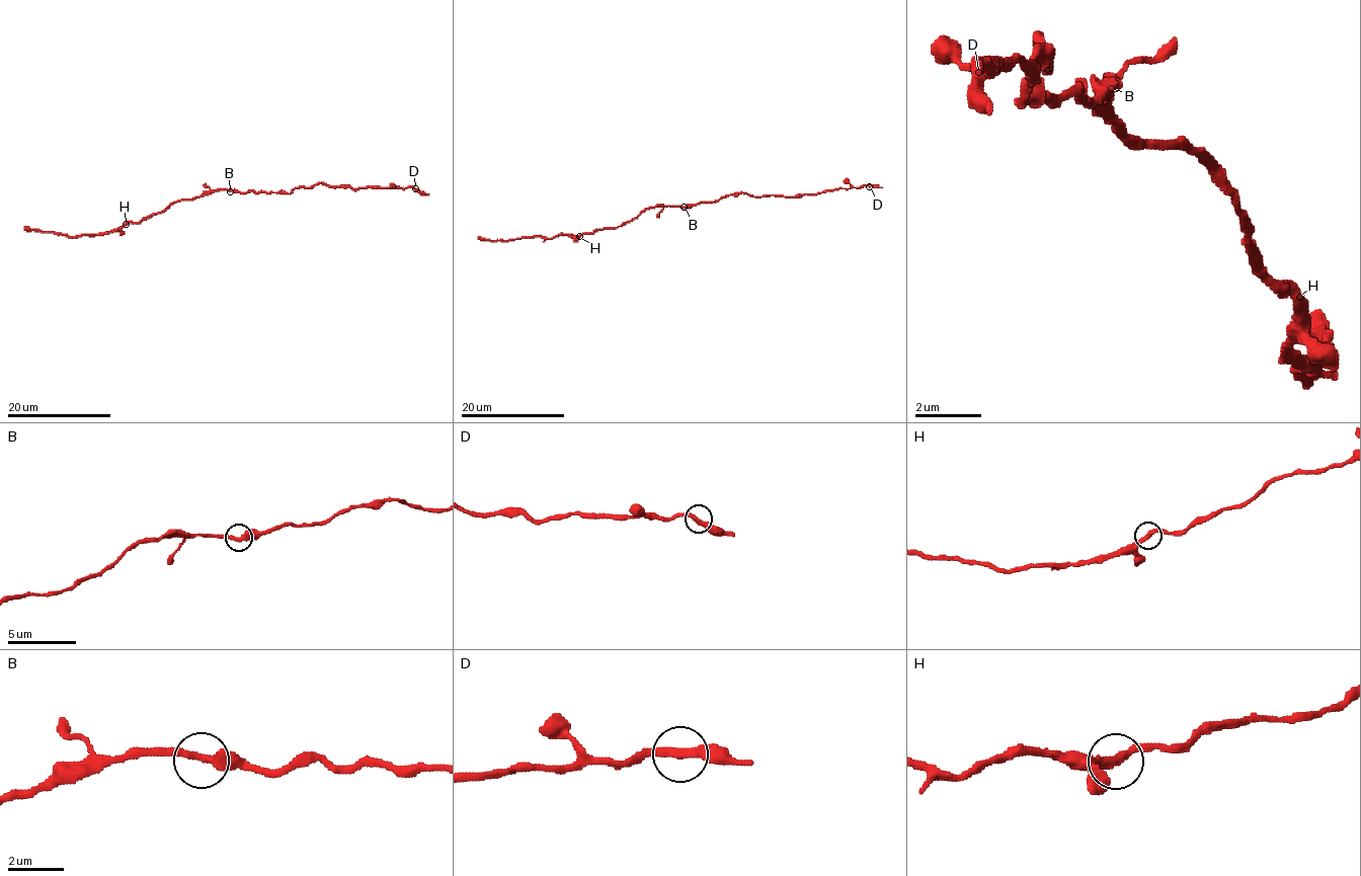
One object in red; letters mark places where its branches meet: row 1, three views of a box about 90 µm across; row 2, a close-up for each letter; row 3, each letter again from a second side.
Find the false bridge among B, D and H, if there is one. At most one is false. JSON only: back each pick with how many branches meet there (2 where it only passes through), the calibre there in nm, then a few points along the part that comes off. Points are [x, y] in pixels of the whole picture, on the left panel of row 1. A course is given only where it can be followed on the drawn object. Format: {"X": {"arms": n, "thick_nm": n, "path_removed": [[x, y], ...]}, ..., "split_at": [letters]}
{"split_at": []}

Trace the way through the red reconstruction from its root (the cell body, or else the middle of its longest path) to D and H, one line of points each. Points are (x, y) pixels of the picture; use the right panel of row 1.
D: (1111, 80), (1095, 96), (1077, 88), (1020, 104), (1045, 64), (1037, 38), (1045, 55), (1028, 72), (978, 72)
H: (1111, 80), (1103, 88), (1111, 113), (1136, 138), (1169, 138), (1194, 154), (1235, 195), (1252, 253), (1301, 295)

